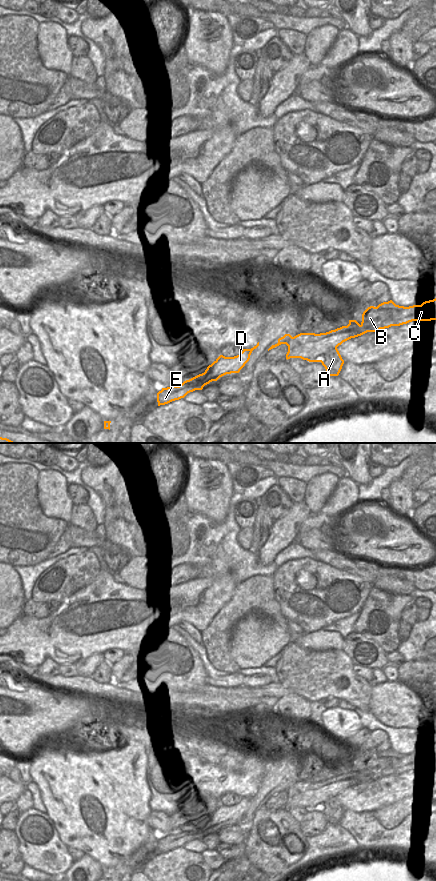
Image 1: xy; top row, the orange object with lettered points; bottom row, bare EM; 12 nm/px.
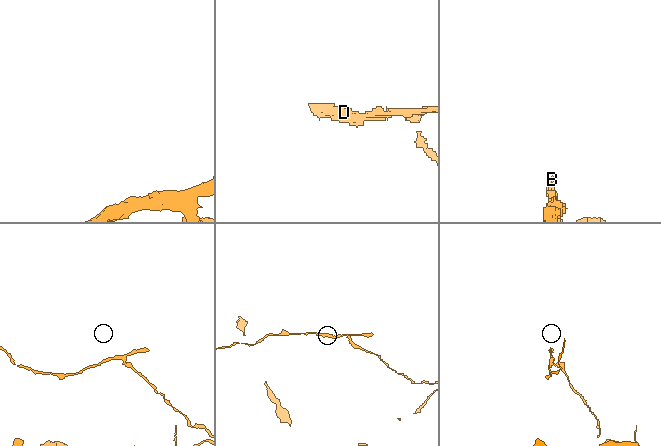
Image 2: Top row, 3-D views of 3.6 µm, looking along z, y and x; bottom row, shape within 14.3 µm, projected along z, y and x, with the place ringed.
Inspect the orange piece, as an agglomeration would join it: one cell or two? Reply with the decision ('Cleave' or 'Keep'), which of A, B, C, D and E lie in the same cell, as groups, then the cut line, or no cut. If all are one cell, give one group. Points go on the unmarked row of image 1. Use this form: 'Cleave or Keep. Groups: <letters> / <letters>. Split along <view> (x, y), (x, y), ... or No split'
Cleave. Groups: A / B C D E. Split along xy (336, 795), (329, 798), (320, 809)

